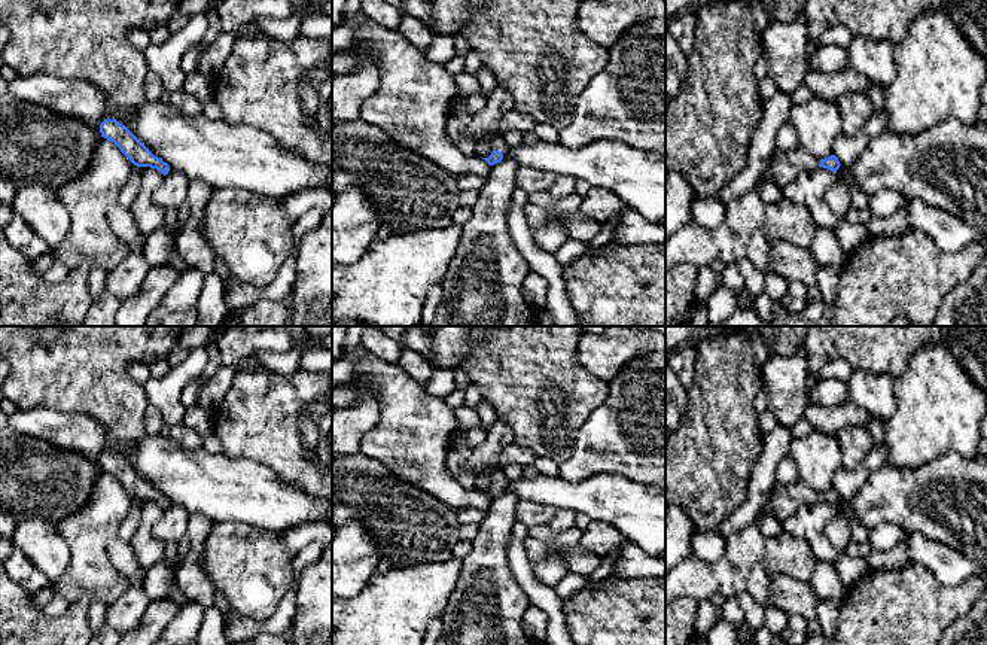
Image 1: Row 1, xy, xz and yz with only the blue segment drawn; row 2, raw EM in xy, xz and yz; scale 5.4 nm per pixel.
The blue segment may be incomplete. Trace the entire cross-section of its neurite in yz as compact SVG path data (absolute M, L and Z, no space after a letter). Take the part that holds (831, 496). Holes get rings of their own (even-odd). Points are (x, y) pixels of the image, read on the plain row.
M801 481L788 486L776 483L770 490L768 501L761 511L783 523L801 505L814 505L819 501L837 506L840 502L840 495L835 489L819 495L816 490Z

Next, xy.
M104 453L100 459L101 471L113 475L121 486L137 501L150 501L168 508L170 501L155 490L125 459L116 453Z

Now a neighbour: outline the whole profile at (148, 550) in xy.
M144 501L138 527L128 542L144 572L158 562L164 560L165 556L167 544L153 536L153 526L162 515L164 508L161 505Z

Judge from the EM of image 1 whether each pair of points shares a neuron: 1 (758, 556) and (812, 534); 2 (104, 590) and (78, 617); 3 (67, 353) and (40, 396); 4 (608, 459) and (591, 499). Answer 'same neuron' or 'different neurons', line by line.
1: different neurons
2: different neurons
3: same neuron
4: different neurons

